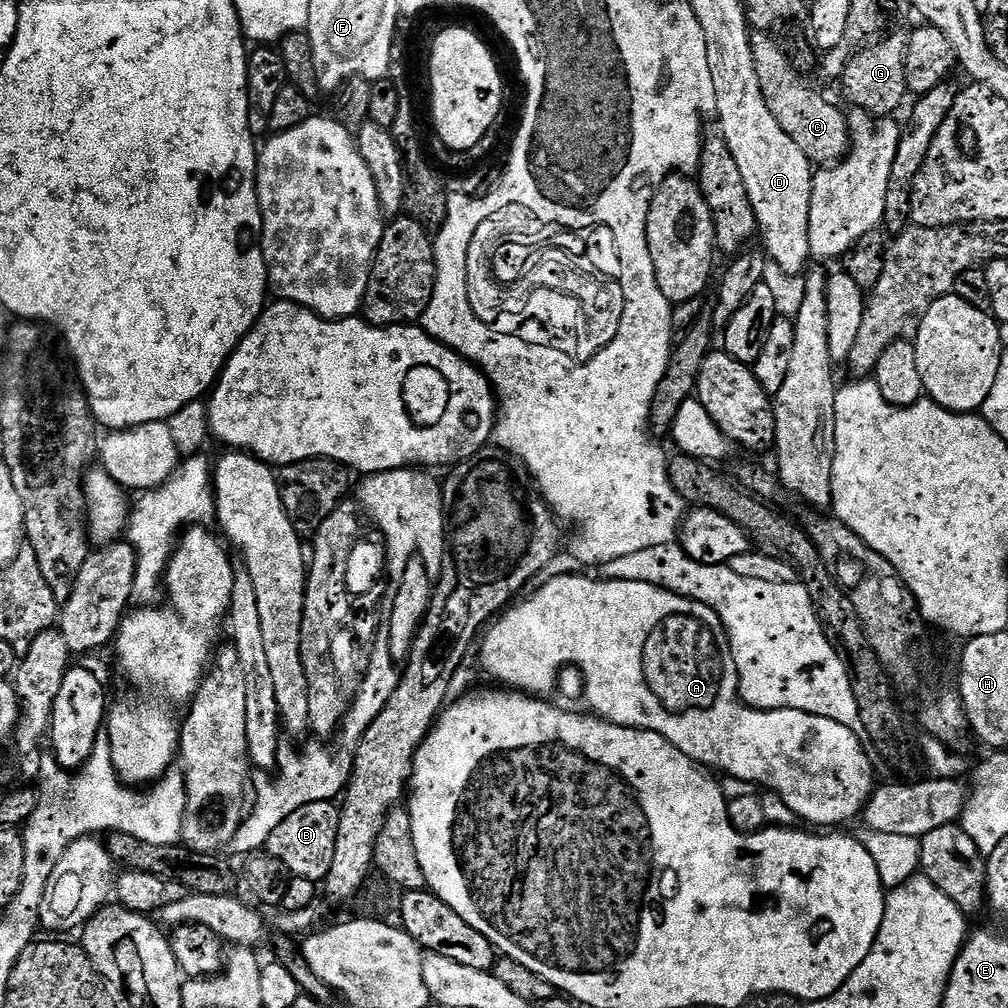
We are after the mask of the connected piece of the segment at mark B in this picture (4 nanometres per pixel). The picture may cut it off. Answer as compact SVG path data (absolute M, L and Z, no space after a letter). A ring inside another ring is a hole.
M333 801L310 802L294 810L294 814L290 814L290 818L286 818L286 822L282 822L274 830L274 834L270 834L266 850L274 858L282 858L293 876L323 882L330 874L330 866L334 862L334 844L338 842L339 821L340 810Z

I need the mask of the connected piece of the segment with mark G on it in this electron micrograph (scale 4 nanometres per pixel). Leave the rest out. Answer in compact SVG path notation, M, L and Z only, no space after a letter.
M885 35L871 46L861 48L846 66L842 77L844 96L852 103L851 107L862 112L869 112L871 116L877 118L888 118L896 114L892 112L898 111L904 96L909 95L906 82L908 41L903 35L901 37L892 35Z

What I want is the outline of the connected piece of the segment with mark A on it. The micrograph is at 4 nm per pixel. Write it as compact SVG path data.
M586 575L558 576L545 579L541 583L541 588L529 600L509 607L483 633L482 643L479 645L481 648L480 650L478 648L478 664L483 675L485 677L488 675L492 680L497 680L500 683L497 685L503 686L505 689L540 698L548 694L544 692L555 690L556 675L559 674L560 668L566 667L567 664L573 664L574 667L584 671L584 696L588 699L589 706L592 707L589 709L600 719L609 720L611 724L621 724L627 728L641 728L647 732L662 734L675 748L682 750L682 754L686 754L705 769L717 768L720 772L729 772L736 780L745 780L748 784L761 784L762 787L768 788L764 790L780 796L782 802L786 802L786 806L790 806L790 810L794 810L796 817L808 823L805 825L844 824L847 820L854 819L855 816L857 819L863 813L864 805L867 804L874 791L872 764L868 761L867 754L864 753L865 741L861 737L855 736L850 730L846 730L846 726L838 726L838 722L834 722L830 718L806 714L802 710L762 712L759 708L749 708L744 699L740 697L740 679L738 678L738 670L734 666L728 635L718 618L718 614L714 614L714 610L710 610L710 606L646 582L622 582L621 580L605 580L603 578L591 580Z

